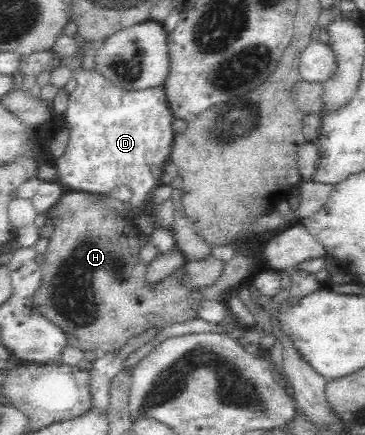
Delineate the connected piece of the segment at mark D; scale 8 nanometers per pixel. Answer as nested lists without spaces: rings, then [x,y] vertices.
[[[74,69],[75,89],[69,93],[65,115],[66,128],[70,130],[64,155],[54,160],[54,167],[63,183],[71,190],[88,192],[90,195],[108,195],[118,185],[128,185],[133,197],[126,205],[139,216],[146,207],[146,201],[160,182],[152,174],[152,167],[162,169],[169,159],[175,131],[172,127],[172,113],[169,111],[163,86],[142,90],[124,90],[112,85],[98,72]]]

